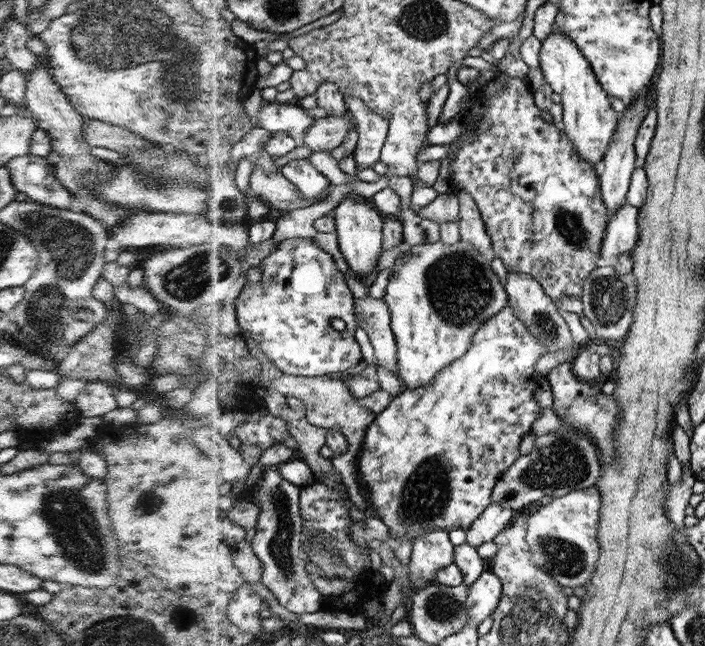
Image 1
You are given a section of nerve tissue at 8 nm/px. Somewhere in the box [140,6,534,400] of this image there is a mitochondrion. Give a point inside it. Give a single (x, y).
(458, 288)

